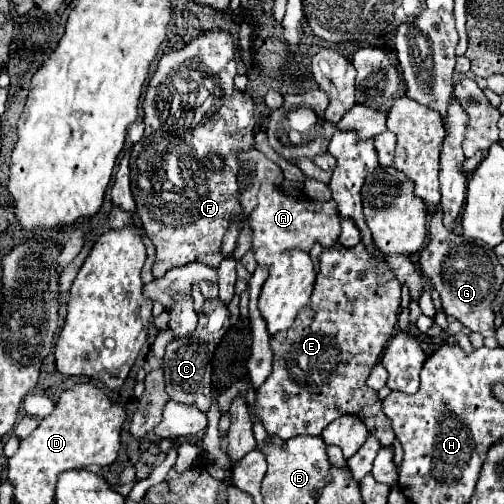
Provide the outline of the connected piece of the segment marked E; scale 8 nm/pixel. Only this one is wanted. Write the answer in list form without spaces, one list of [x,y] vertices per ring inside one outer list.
[[[336,241],[332,247],[328,247],[328,249],[324,249],[324,251],[320,253],[318,261],[320,261],[320,271],[318,271],[318,277],[316,277],[316,285],[314,285],[314,293],[312,293],[312,299],[310,299],[310,307],[306,307],[306,309],[298,315],[296,323],[294,323],[288,331],[280,331],[280,333],[276,333],[276,335],[270,339],[270,347],[272,347],[272,353],[274,353],[274,363],[272,363],[272,373],[270,373],[270,377],[268,377],[268,379],[264,381],[264,385],[258,387],[258,391],[256,391],[256,409],[258,409],[258,415],[260,415],[264,427],[266,427],[266,431],[268,431],[270,435],[278,435],[280,439],[290,439],[290,437],[296,437],[296,435],[320,435],[322,429],[324,429],[330,421],[334,421],[336,417],[340,417],[340,415],[344,415],[344,413],[354,413],[354,415],[358,415],[358,417],[366,423],[368,431],[370,431],[382,445],[392,445],[392,441],[394,441],[392,423],[390,423],[390,419],[382,413],[382,401],[380,401],[378,393],[366,385],[366,379],[368,379],[370,371],[374,369],[374,365],[378,363],[380,353],[384,351],[388,339],[396,333],[396,327],[398,327],[398,307],[400,307],[400,281],[398,281],[398,279],[390,279],[390,281],[384,281],[384,283],[380,281],[380,277],[382,277],[382,275],[388,275],[392,269],[390,269],[390,265],[388,265],[384,259],[378,259],[378,257],[370,255],[368,249],[366,249],[366,245],[364,245],[364,241],[360,241],[360,243],[354,245],[354,247],[344,247],[340,241]]]

